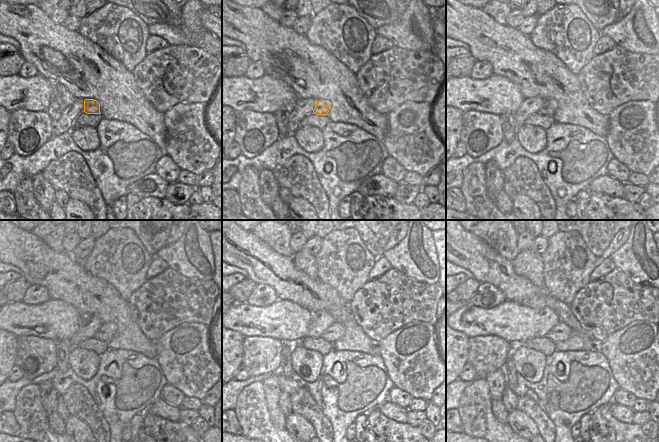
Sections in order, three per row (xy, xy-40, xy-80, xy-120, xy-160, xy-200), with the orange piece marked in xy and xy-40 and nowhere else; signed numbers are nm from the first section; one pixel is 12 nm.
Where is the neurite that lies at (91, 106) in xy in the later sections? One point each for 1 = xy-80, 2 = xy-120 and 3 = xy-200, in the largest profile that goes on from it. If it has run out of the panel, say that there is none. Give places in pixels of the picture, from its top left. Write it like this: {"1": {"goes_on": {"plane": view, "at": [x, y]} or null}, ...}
{"1": {"goes_on": {"plane": "xy-80", "at": [549, 107]}}, "2": {"goes_on": {"plane": "xy-120", "at": [107, 331]}}, "3": {"goes_on": {"plane": "xy-200", "at": [561, 332]}}}

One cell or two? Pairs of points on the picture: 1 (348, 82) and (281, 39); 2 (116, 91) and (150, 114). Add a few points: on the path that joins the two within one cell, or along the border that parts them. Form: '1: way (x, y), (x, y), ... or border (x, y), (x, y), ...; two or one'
1: way (331, 81), (321, 76), (298, 52); one
2: way (124, 95), (142, 113); one

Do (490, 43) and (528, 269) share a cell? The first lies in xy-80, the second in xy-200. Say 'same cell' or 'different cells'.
different cells

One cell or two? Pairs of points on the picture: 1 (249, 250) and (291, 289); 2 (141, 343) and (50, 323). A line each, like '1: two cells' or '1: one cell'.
1: one cell
2: two cells

